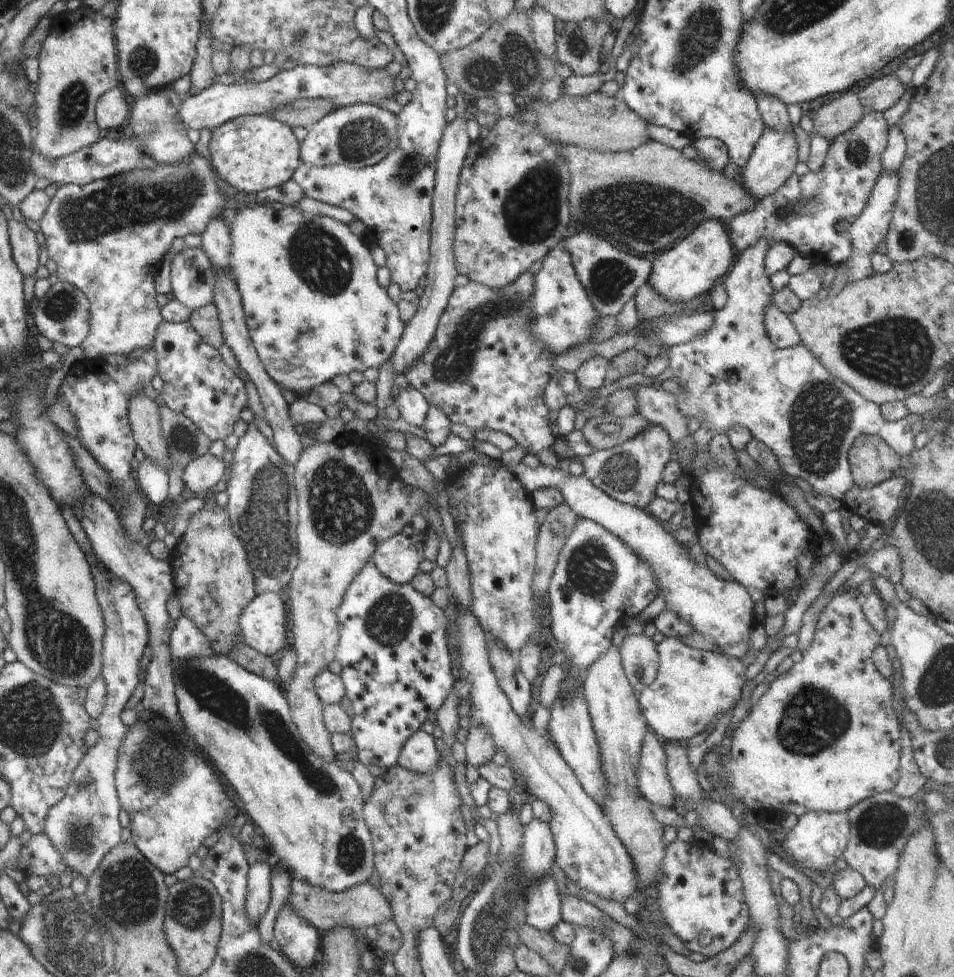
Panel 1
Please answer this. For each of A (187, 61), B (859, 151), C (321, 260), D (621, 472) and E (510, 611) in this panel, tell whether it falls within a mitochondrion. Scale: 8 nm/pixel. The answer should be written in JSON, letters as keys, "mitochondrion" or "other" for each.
{"A":"other","B":"mitochondrion","C":"mitochondrion","D":"mitochondrion","E":"mitochondrion"}

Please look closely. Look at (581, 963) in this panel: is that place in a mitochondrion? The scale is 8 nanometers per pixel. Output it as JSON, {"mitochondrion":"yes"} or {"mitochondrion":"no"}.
{"mitochondrion":"yes"}

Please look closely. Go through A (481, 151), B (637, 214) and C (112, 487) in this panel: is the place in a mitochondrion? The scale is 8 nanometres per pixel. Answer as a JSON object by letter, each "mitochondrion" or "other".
{"A":"other","B":"mitochondrion","C":"other"}

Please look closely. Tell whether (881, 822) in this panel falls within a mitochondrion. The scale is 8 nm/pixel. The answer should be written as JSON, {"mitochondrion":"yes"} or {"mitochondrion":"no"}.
{"mitochondrion":"yes"}

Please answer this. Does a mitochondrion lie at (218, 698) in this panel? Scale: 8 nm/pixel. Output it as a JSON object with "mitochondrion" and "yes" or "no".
{"mitochondrion":"yes"}

